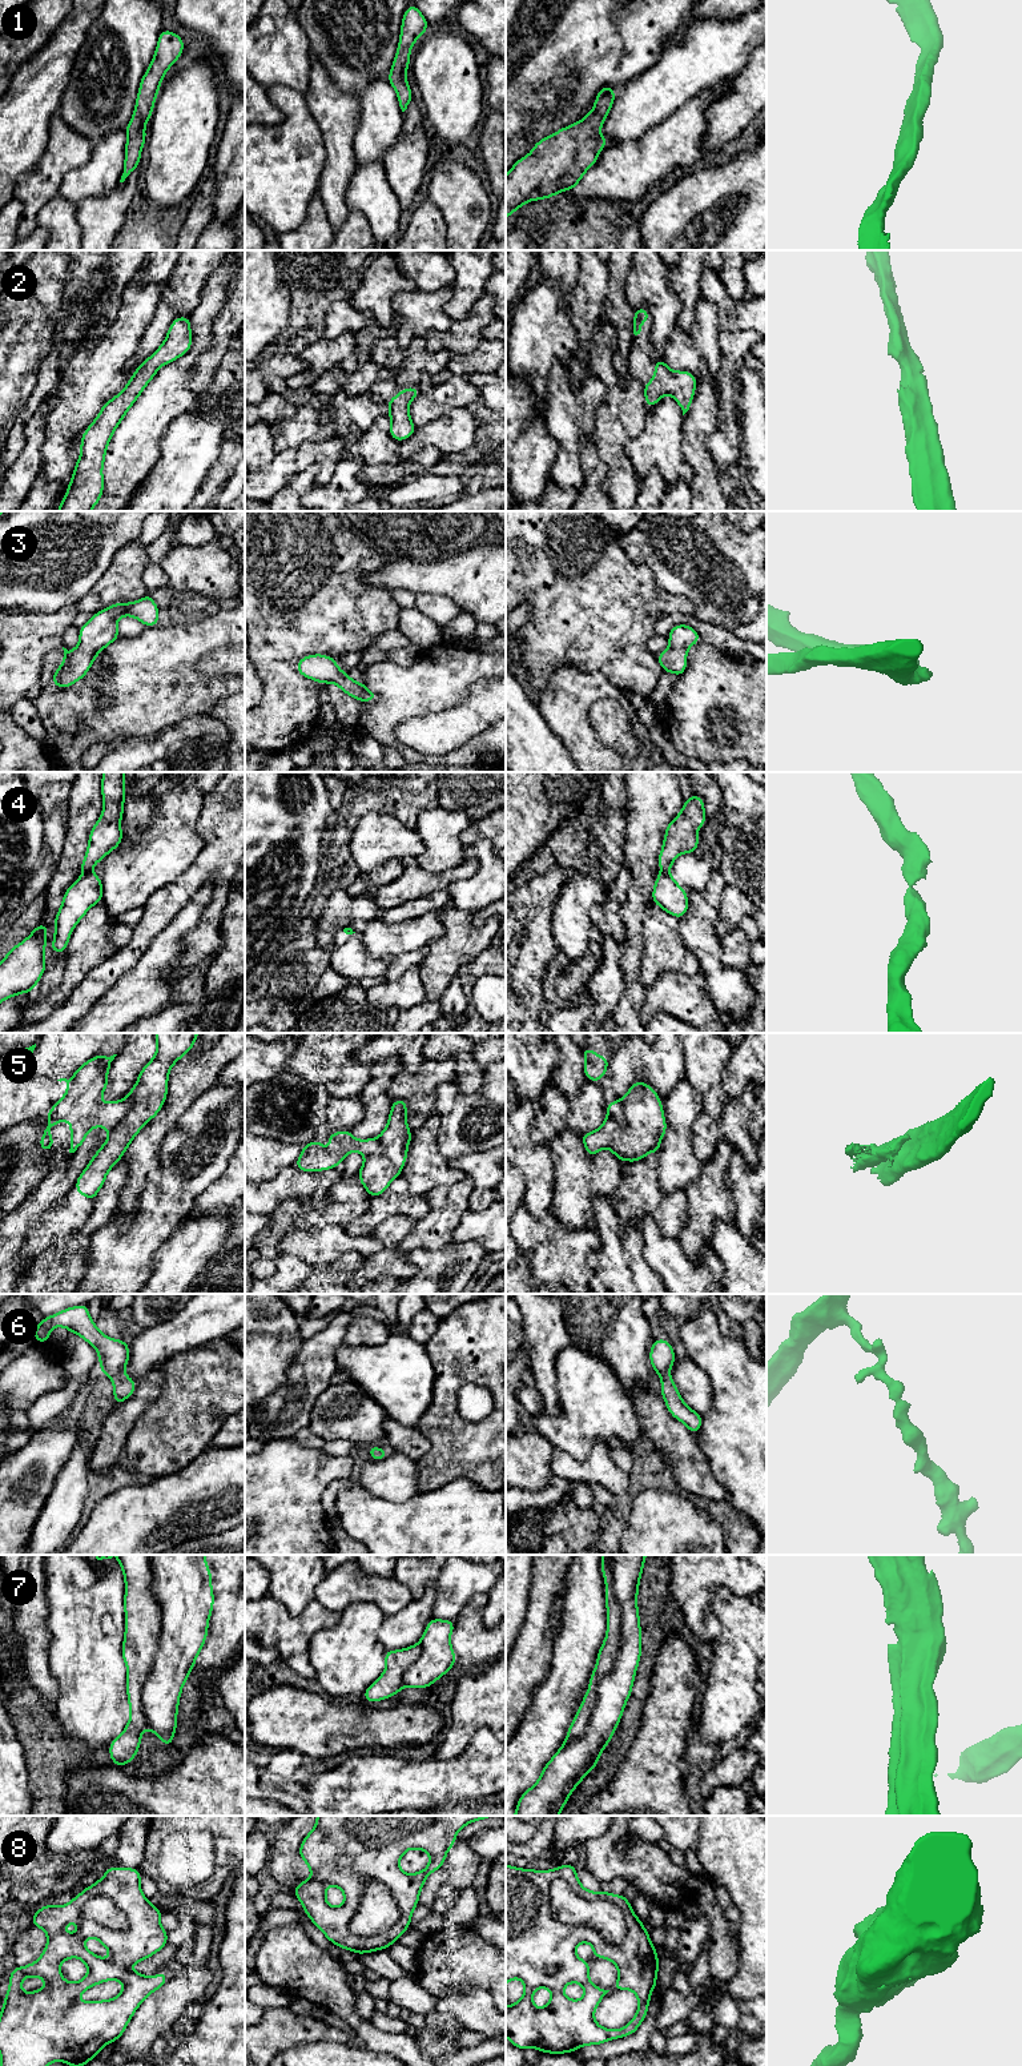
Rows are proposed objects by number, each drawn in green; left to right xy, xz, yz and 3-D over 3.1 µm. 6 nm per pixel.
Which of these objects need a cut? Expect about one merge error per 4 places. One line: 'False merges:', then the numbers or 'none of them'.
False merges: 4, 5, 7, 8

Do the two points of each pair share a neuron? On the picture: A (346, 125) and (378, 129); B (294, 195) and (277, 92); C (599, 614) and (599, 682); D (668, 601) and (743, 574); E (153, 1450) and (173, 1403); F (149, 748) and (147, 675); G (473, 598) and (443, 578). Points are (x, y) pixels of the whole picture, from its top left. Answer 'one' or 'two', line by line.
A: two
B: one
C: two
D: two
E: one
F: two
G: one

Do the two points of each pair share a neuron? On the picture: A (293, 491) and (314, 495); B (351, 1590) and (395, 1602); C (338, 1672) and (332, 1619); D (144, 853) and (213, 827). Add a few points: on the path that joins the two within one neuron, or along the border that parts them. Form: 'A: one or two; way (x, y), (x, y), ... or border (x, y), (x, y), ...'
A: two; border (316, 485), (301, 497)
B: one; way (362, 1590), (377, 1590), (385, 1594)
C: two; border (341, 1614), (334, 1624), (318, 1630), (309, 1644)
D: two; border (204, 802), (197, 822), (202, 848), (190, 863)

